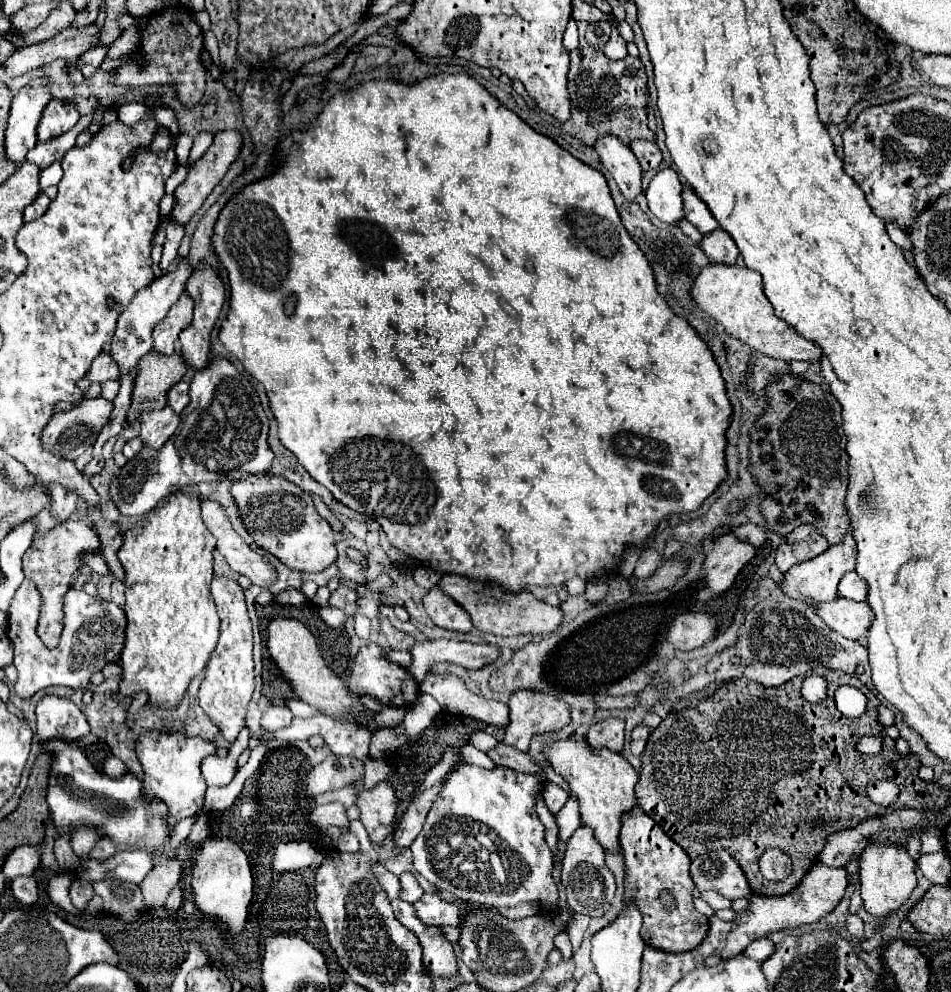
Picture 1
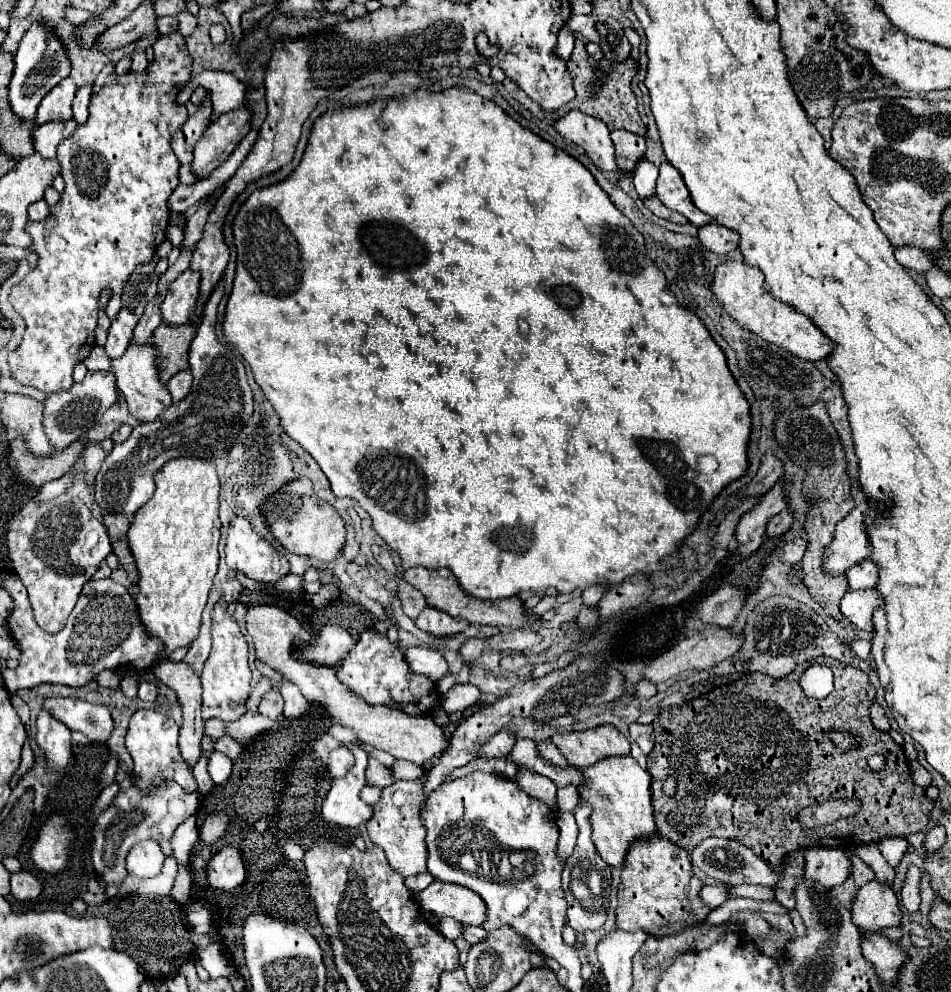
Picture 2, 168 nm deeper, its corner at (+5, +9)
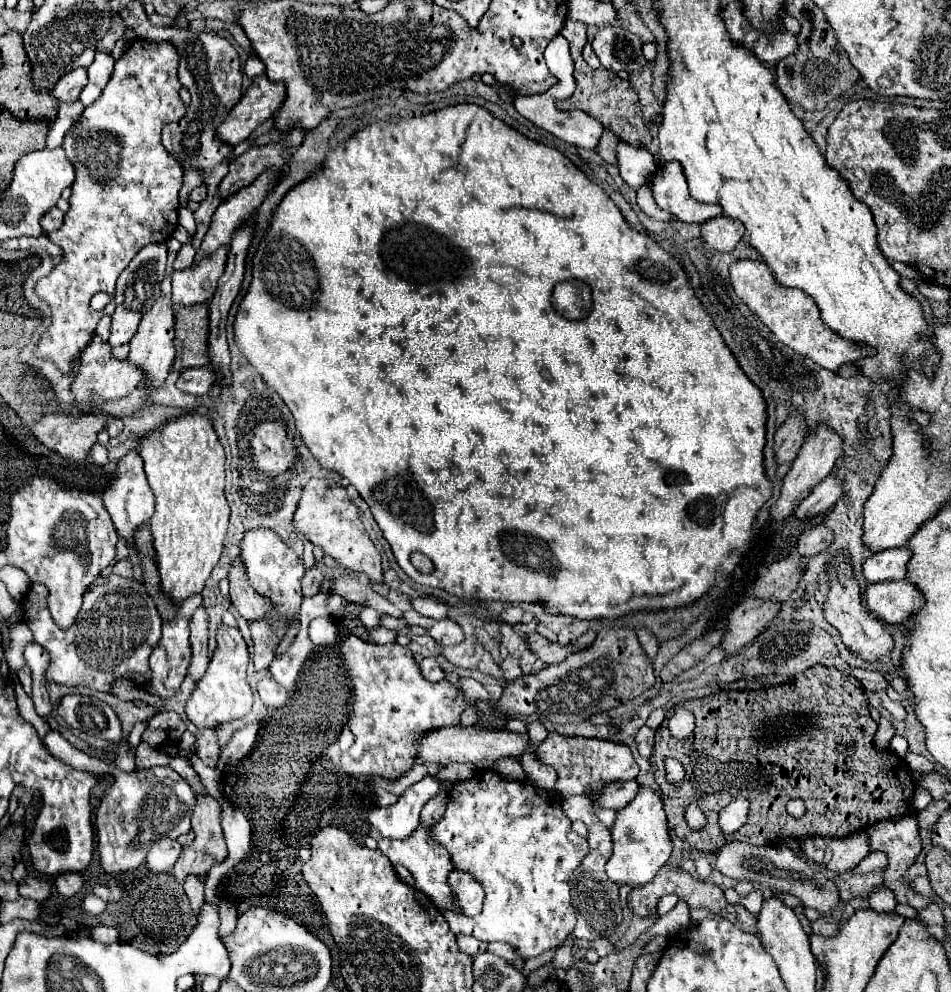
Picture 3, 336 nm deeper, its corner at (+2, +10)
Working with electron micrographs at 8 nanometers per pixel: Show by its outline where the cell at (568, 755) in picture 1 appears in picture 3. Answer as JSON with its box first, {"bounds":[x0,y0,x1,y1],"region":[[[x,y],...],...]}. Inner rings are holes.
{"bounds":[606,786,672,888],"region":[[[640,786],[640,792],[628,808],[622,808],[616,814],[616,822],[612,828],[614,854],[606,864],[606,874],[616,884],[628,884],[632,888],[644,886],[652,882],[658,870],[668,862],[672,854],[672,838],[668,832],[666,812],[662,808],[662,800],[654,794],[654,790]]]}

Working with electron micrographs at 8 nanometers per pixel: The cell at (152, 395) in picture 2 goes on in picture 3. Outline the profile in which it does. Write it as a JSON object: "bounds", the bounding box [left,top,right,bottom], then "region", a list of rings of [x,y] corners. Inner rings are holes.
{"bounds":[128,276,174,388],"region":[[[164,276],[162,280],[162,294],[160,298],[154,302],[154,306],[142,316],[140,326],[136,330],[136,336],[130,340],[130,354],[128,360],[132,364],[138,364],[140,368],[144,368],[146,378],[152,382],[154,388],[158,388],[166,376],[168,370],[174,362],[174,304],[172,304],[172,288],[170,288],[172,278]]]}

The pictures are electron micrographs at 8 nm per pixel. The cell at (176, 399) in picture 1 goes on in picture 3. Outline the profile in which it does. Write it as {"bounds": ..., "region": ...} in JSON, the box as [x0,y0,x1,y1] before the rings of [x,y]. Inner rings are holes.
{"bounds":[178,366,216,396],"region":[[[204,366],[204,368],[192,368],[192,370],[184,370],[180,380],[178,380],[178,388],[188,392],[188,394],[194,394],[194,396],[204,396],[210,392],[212,384],[216,382],[216,374],[210,366]]]}

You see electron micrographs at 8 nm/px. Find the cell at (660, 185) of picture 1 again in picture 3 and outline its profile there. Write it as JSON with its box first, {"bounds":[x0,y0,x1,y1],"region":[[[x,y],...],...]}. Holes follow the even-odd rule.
{"bounds":[616,142,656,188],"region":[[[624,142],[616,146],[616,162],[622,180],[632,188],[640,188],[648,182],[648,176],[652,178],[652,172],[656,172],[652,154],[646,148],[632,148]]]}

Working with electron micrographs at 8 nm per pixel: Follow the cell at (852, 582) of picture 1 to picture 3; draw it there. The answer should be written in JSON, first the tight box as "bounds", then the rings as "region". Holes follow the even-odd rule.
{"bounds":[862,548,912,584],"region":[[[892,548],[884,552],[876,552],[872,558],[868,558],[862,564],[864,578],[874,584],[874,582],[886,582],[886,580],[900,580],[906,576],[906,566],[912,558],[912,550],[908,548]]]}

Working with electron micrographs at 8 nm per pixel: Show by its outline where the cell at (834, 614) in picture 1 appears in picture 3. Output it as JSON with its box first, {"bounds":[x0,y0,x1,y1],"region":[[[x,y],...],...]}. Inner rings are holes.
{"bounds":[866,580,924,624],"region":[[[908,580],[876,582],[866,588],[866,608],[888,624],[904,624],[922,606],[924,596]]]}

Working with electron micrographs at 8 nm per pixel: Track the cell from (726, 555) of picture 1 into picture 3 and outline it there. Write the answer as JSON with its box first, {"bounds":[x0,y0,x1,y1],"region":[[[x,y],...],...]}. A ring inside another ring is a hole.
{"bounds":[770,424,842,520],"region":[[[818,424],[816,430],[812,430],[798,454],[798,458],[794,460],[790,472],[784,478],[784,486],[782,486],[782,494],[776,502],[776,506],[770,510],[770,518],[772,520],[784,520],[788,518],[794,508],[812,492],[812,488],[822,482],[832,470],[834,470],[834,462],[842,456],[842,438],[828,426],[828,424]]]}

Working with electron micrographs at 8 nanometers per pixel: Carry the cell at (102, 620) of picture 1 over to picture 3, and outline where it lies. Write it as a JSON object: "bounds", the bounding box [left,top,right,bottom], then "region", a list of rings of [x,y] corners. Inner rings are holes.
{"bounds":[22,574,162,694],"region":[[[116,574],[98,576],[82,596],[82,610],[78,620],[62,630],[54,624],[46,606],[46,588],[34,584],[22,602],[24,622],[34,634],[34,642],[44,646],[50,654],[50,666],[46,678],[64,686],[86,686],[96,692],[112,694],[114,680],[126,678],[134,684],[146,684],[150,680],[148,656],[160,640],[162,618],[154,600],[146,592],[140,580],[122,578]],[[78,622],[86,622],[80,624]]]}

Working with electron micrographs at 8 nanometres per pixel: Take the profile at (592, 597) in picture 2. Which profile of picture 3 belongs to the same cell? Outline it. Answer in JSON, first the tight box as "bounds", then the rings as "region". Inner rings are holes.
{"bounds":[526,630,596,664],"region":[[[588,630],[586,634],[582,634],[580,638],[576,638],[574,642],[568,642],[568,644],[558,644],[558,642],[554,644],[554,642],[542,638],[540,634],[532,632],[532,634],[528,634],[526,644],[528,644],[528,648],[530,648],[540,660],[544,660],[546,664],[560,664],[560,662],[564,662],[568,656],[590,648],[594,640],[596,640],[596,634],[594,634],[592,630]]]}

